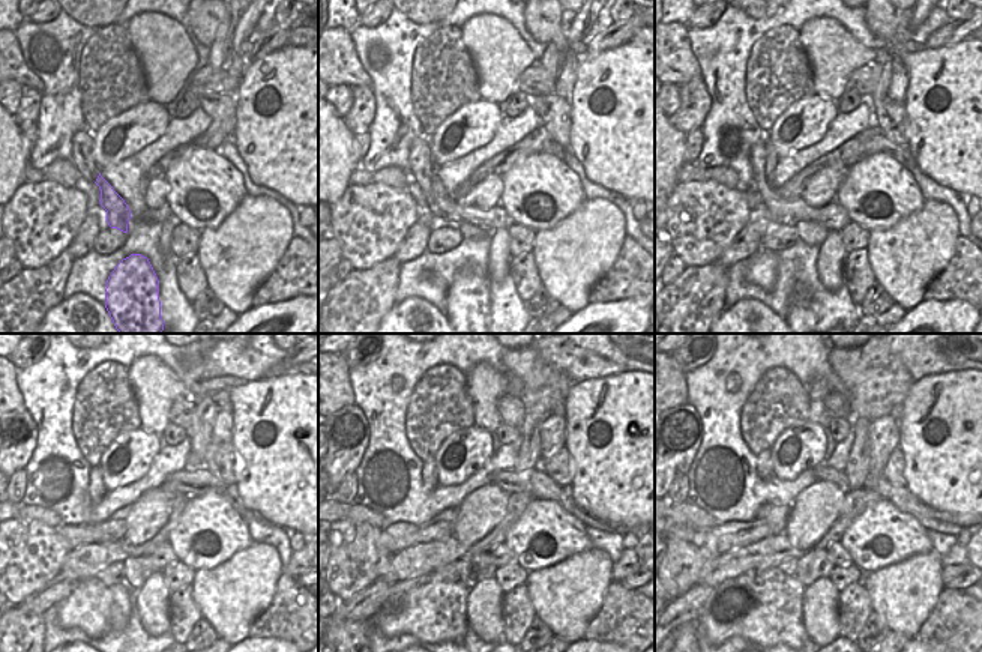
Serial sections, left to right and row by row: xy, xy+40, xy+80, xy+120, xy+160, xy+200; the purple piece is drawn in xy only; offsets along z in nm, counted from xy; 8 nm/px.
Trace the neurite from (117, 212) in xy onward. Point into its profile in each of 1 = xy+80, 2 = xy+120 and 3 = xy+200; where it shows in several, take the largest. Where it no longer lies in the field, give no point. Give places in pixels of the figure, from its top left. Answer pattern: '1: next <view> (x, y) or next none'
1: next xy+80 (771, 155)
2: next xy+120 (96, 488)
3: next xy+200 (763, 461)

